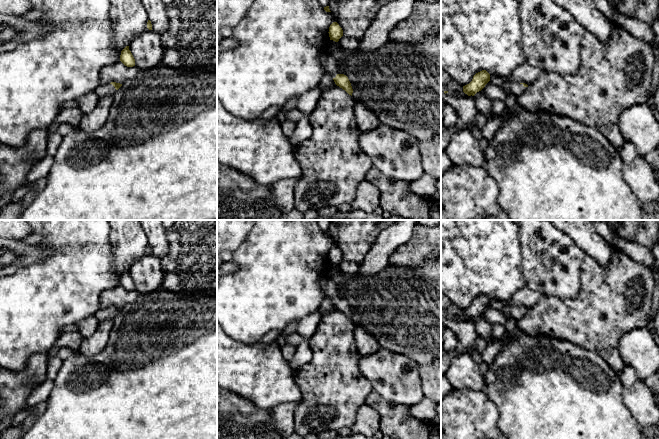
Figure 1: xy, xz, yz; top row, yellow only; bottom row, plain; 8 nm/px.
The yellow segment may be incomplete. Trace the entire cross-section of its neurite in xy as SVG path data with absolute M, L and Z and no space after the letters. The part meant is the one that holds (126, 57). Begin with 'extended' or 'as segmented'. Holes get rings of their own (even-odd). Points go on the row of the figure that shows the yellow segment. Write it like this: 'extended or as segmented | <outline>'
as segmented | M126 46L122 51L120 55L120 61L127 67L133 67L135 66L135 59L129 50L129 46Z

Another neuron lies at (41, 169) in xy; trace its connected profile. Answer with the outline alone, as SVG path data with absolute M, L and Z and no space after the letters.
M46 155L44 158L39 160L27 174L27 183L32 184L40 178L47 177L54 162L54 157Z

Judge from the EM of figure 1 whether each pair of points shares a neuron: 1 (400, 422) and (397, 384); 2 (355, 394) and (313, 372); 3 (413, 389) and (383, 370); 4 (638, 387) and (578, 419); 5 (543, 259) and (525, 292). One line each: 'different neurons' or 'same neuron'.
1: different neurons
2: same neuron
3: same neuron
4: different neurons
5: different neurons

